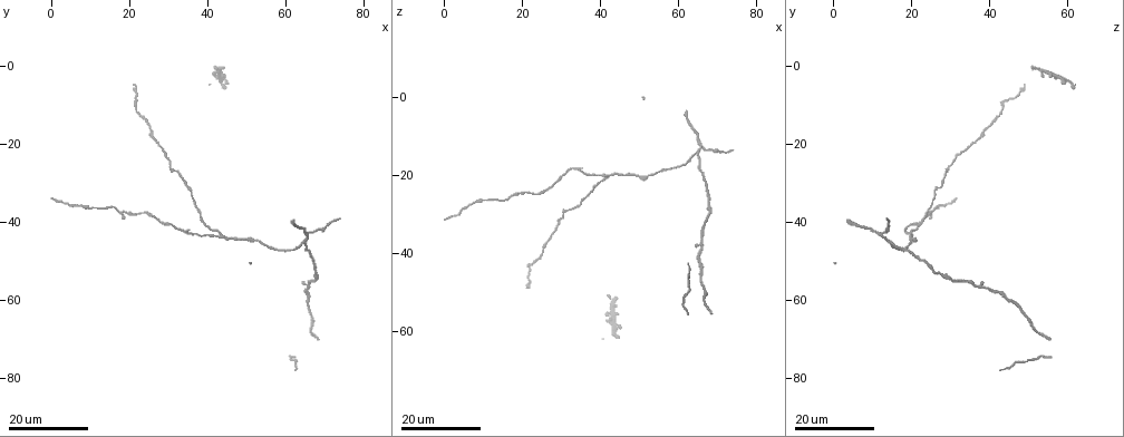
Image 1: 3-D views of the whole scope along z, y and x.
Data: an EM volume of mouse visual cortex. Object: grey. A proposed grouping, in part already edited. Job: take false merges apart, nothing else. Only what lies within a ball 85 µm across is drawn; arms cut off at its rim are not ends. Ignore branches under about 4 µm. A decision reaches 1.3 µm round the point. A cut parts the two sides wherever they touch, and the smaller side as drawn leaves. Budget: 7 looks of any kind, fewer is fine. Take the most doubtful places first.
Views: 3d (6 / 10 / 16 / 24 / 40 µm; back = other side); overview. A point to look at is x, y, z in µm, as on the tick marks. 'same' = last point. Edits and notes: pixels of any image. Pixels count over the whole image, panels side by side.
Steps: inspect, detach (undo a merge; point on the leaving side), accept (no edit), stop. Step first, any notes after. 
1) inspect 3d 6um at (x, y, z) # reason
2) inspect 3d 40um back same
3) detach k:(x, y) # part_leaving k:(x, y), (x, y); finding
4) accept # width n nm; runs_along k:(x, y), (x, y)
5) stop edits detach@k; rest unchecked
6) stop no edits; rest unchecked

inspect 3d 16um at (16.5, 37.0, 25.5) # side arm on a straight run

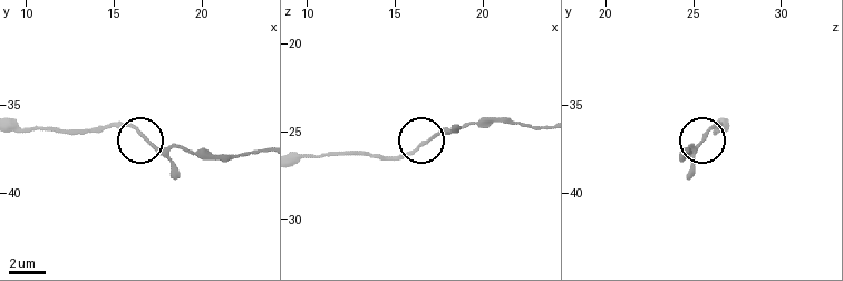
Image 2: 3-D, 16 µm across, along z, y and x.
inspect 3d 6um at (17.2, 37.2, 25.1) # closer look

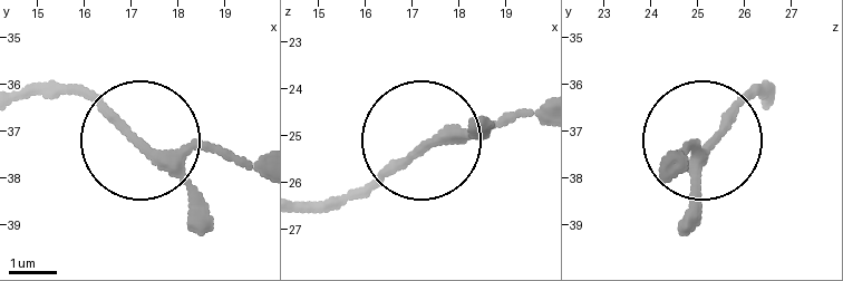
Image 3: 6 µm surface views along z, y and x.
accept # arms 3; runs_along 3:(539, 107), (430, 135), (339, 195); one neuron here

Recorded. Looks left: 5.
inspect 3d 16um at (9.5, 36.5, 27.0) # sudden change in width

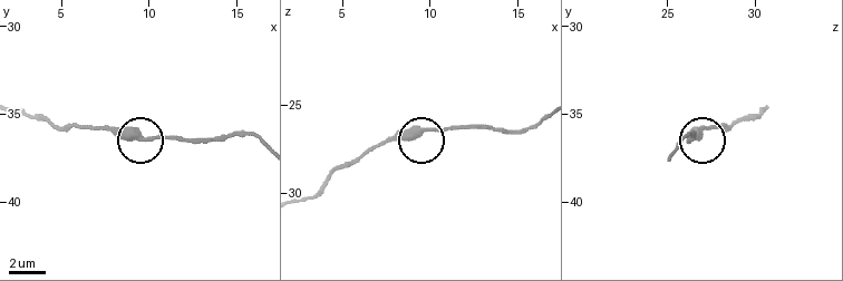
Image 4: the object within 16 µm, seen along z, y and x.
inspect 3d 6um at (9.9, 36.3, 26.3)

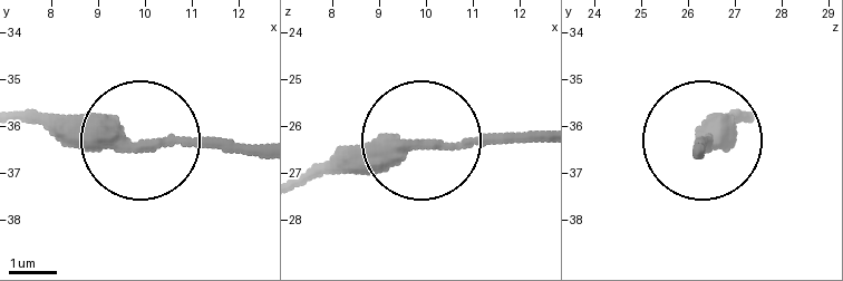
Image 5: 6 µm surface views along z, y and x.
accept # width 270 nm; runs_along 5:(252, 143), (84, 143), (28, 118); all the same neuron

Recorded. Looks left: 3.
inspect 3d 16um at (22.0, 9.5, 44.5) # sudden change in width

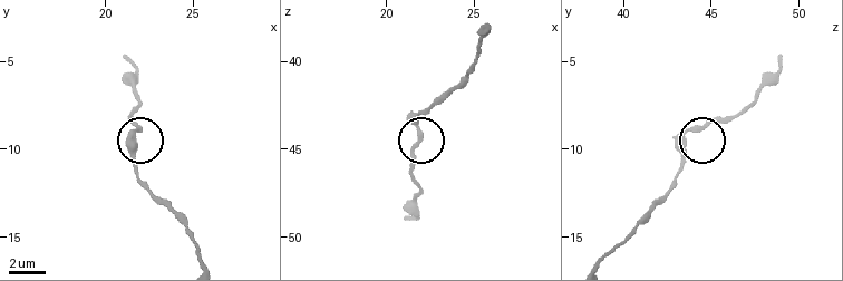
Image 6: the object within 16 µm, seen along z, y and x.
inspect 3d 6um at (21.8, 8.9, 44.2)

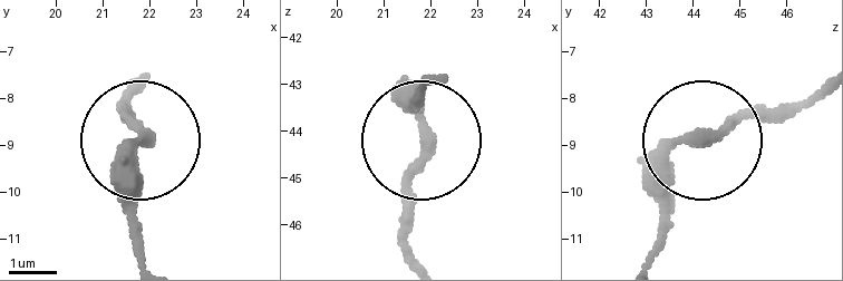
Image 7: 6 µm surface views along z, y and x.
detach 7:(129, 116) # part_leaving 7:(138, 143), (131, 95); two neurons meet here

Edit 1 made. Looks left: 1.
stop edits detach@7; rest unchecked

